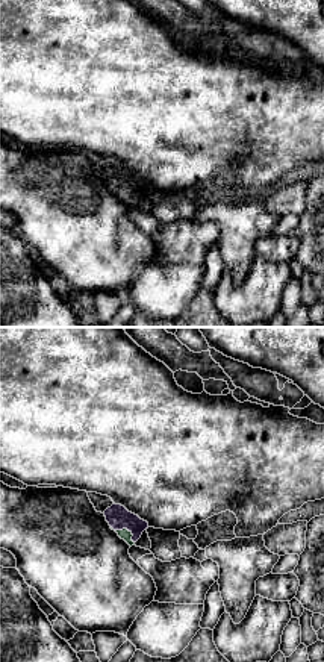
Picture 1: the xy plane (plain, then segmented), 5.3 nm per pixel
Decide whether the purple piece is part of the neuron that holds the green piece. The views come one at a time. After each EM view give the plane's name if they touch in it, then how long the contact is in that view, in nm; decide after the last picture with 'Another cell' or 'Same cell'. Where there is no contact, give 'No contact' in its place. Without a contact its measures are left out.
Touches green in xy. Shared border 160 nm

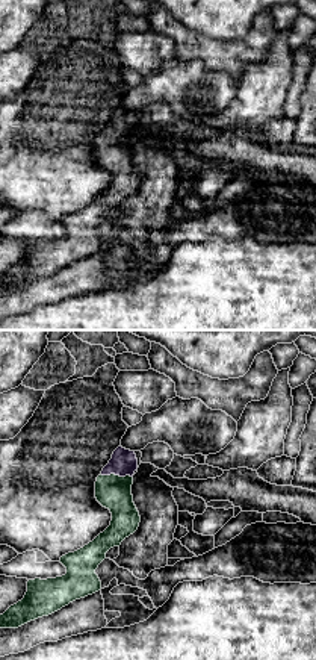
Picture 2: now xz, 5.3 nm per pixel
Touches green in xz. Shared border 180 nm

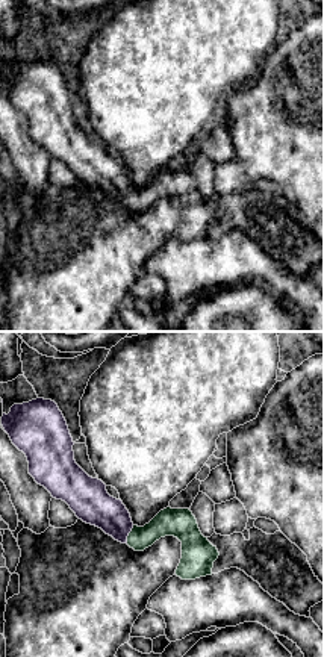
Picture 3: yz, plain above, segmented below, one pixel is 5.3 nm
Touches green in yz. Shared border 100 nm

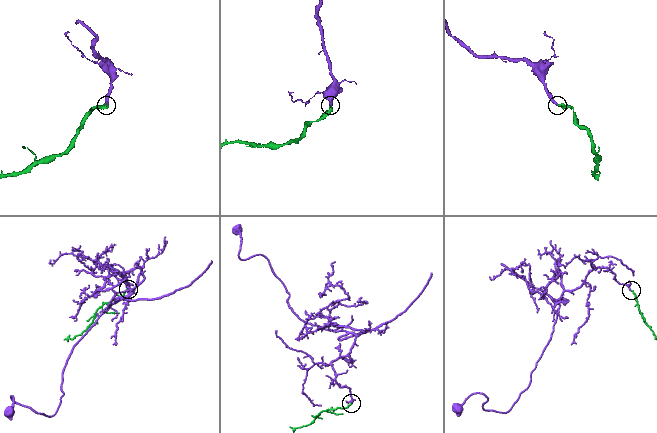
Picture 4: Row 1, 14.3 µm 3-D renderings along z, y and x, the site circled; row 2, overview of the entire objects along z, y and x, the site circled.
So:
Same cell

